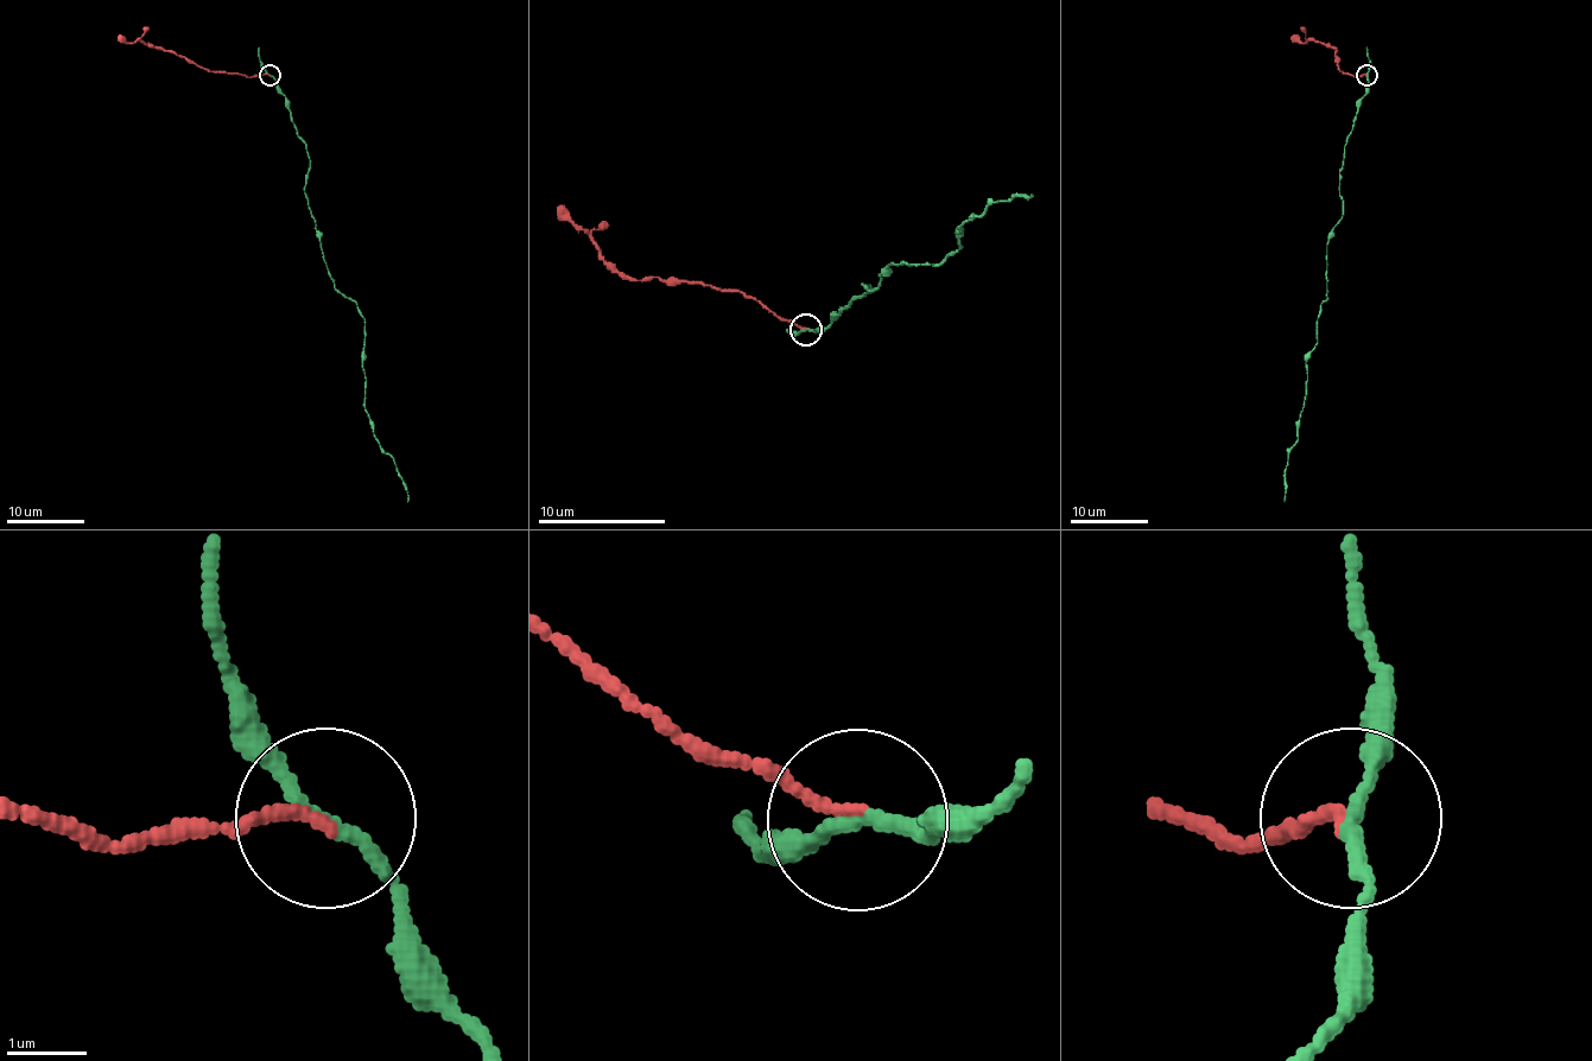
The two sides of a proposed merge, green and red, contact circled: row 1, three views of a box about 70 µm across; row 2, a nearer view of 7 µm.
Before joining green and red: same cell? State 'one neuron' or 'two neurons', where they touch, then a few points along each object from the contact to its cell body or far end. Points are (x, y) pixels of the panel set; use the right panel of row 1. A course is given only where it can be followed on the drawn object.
two neurons; at (1367, 75); green runs (1368, 74), (1368, 91), (1344, 148), (1342, 216), (1326, 246), (1326, 299), (1307, 360), (1283, 502); red runs (1365, 74), (1340, 70), (1334, 49), (1313, 40), (1298, 43), (1292, 37)

